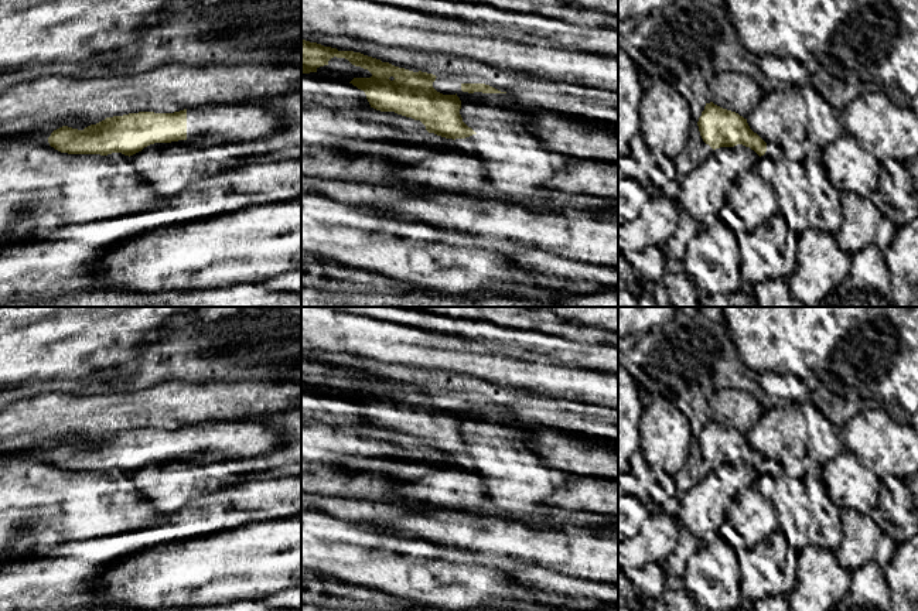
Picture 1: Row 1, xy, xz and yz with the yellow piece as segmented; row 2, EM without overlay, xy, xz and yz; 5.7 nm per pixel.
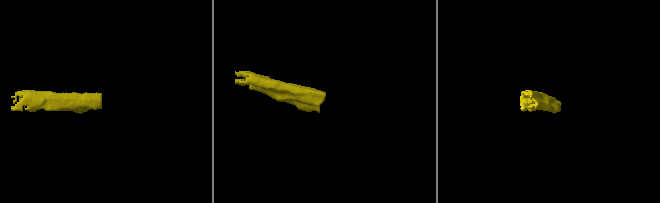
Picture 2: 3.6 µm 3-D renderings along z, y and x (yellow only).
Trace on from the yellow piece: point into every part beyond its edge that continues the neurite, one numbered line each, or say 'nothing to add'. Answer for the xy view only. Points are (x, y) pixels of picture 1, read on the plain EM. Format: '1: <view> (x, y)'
1: xy (252, 439)

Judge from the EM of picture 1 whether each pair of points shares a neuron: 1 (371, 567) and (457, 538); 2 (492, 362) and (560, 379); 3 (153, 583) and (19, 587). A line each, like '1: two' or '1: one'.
1: two
2: one
3: two

